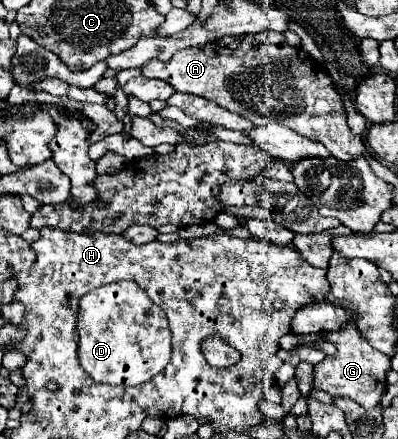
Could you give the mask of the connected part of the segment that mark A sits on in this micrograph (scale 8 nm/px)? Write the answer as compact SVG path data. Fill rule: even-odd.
M279 32L247 34L235 50L215 44L191 46L175 52L167 62L159 58L149 60L141 68L141 74L145 78L165 80L177 92L213 100L221 108L235 112L257 126L279 120L279 124L325 144L325 148L333 156L339 156L339 160L351 162L359 156L371 158L363 140L351 134L347 126L341 98L335 92L329 72L305 50L291 48Z

